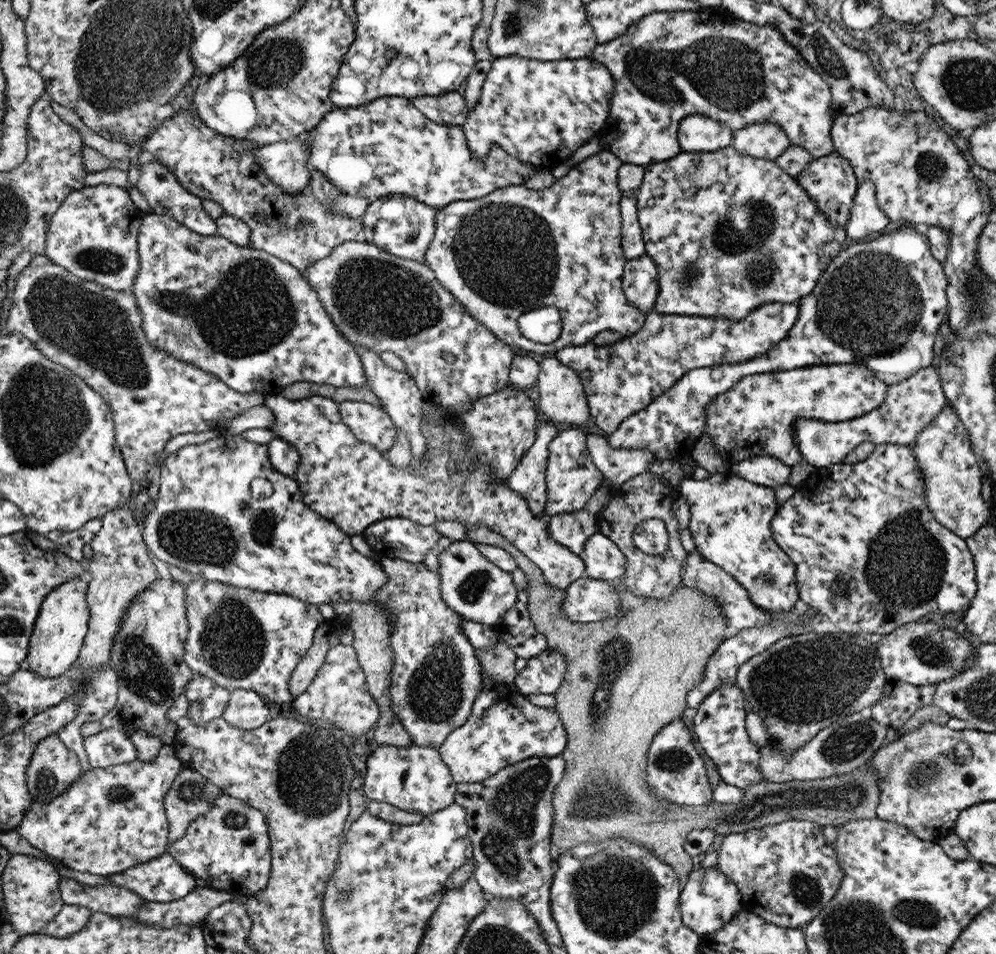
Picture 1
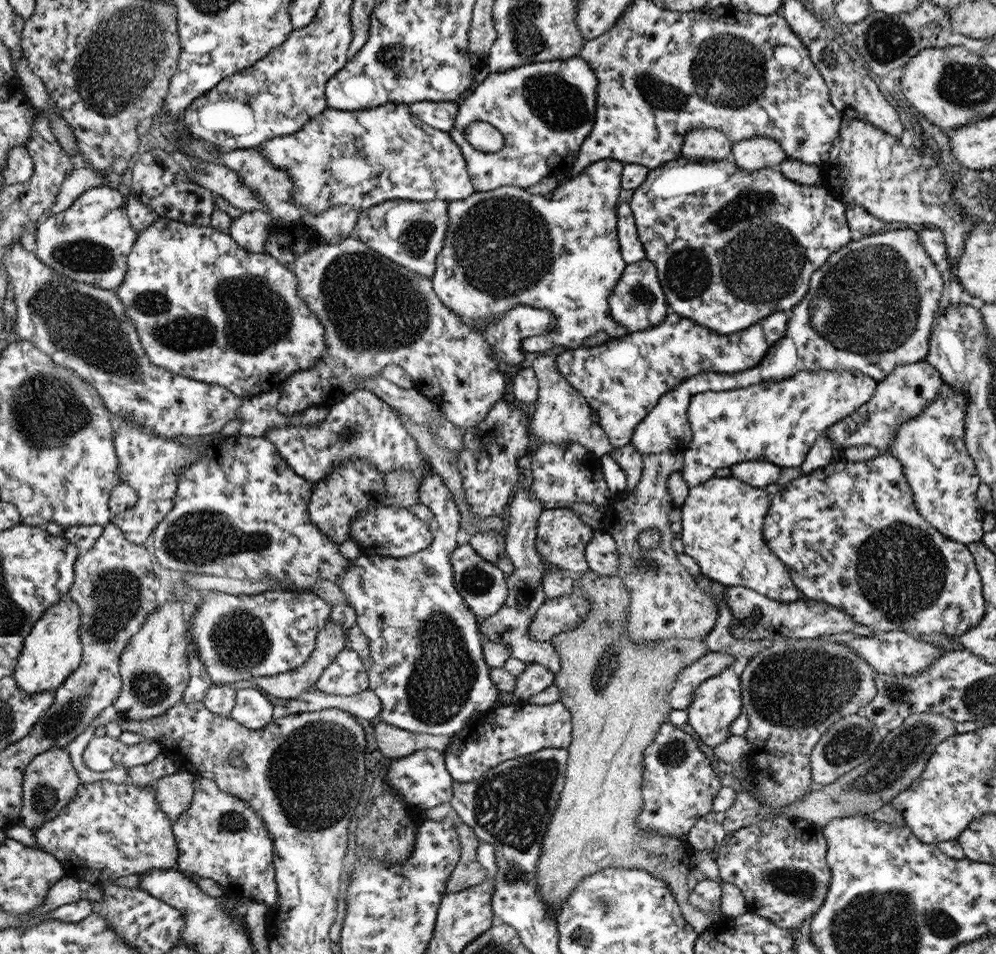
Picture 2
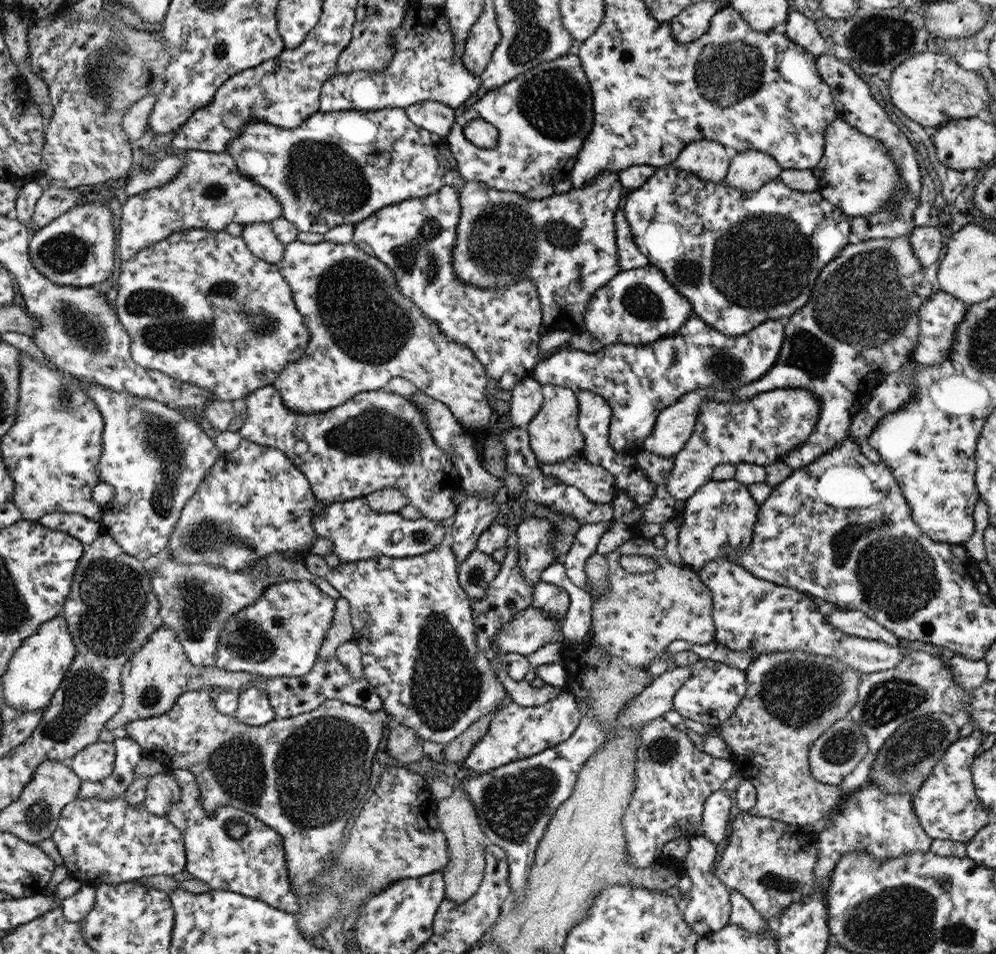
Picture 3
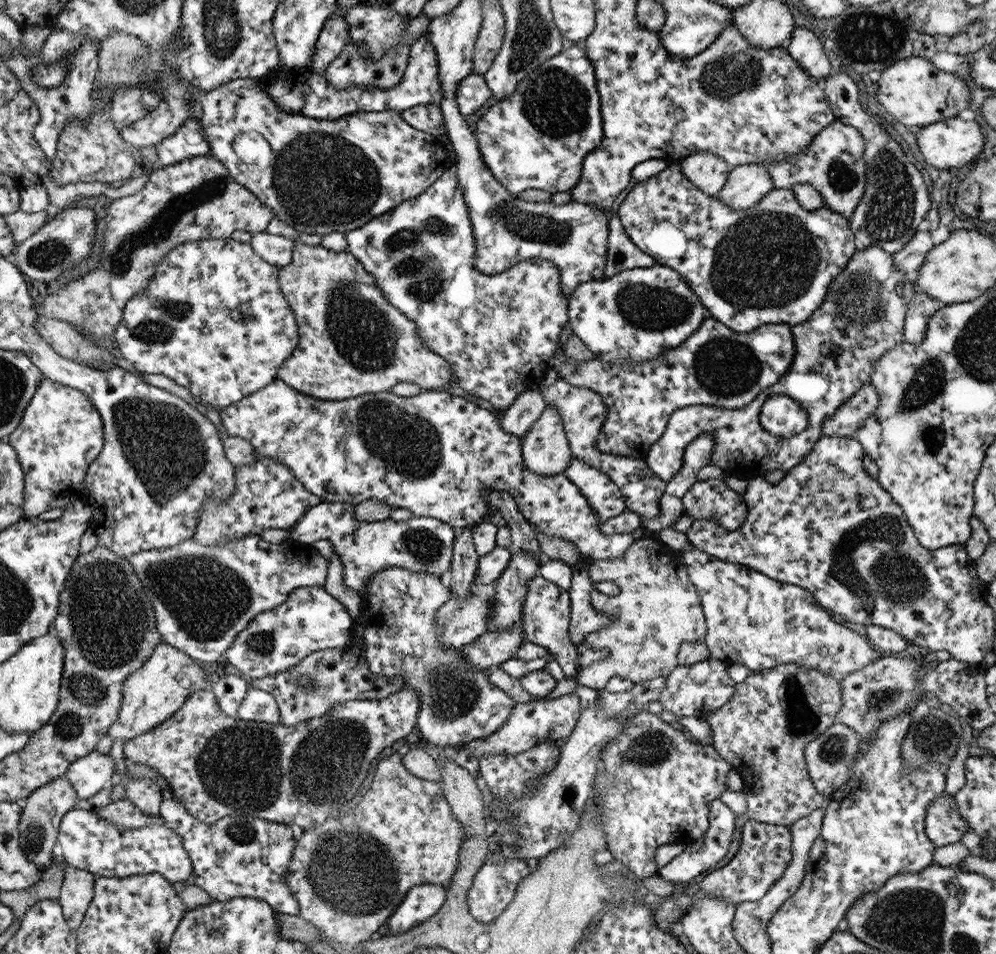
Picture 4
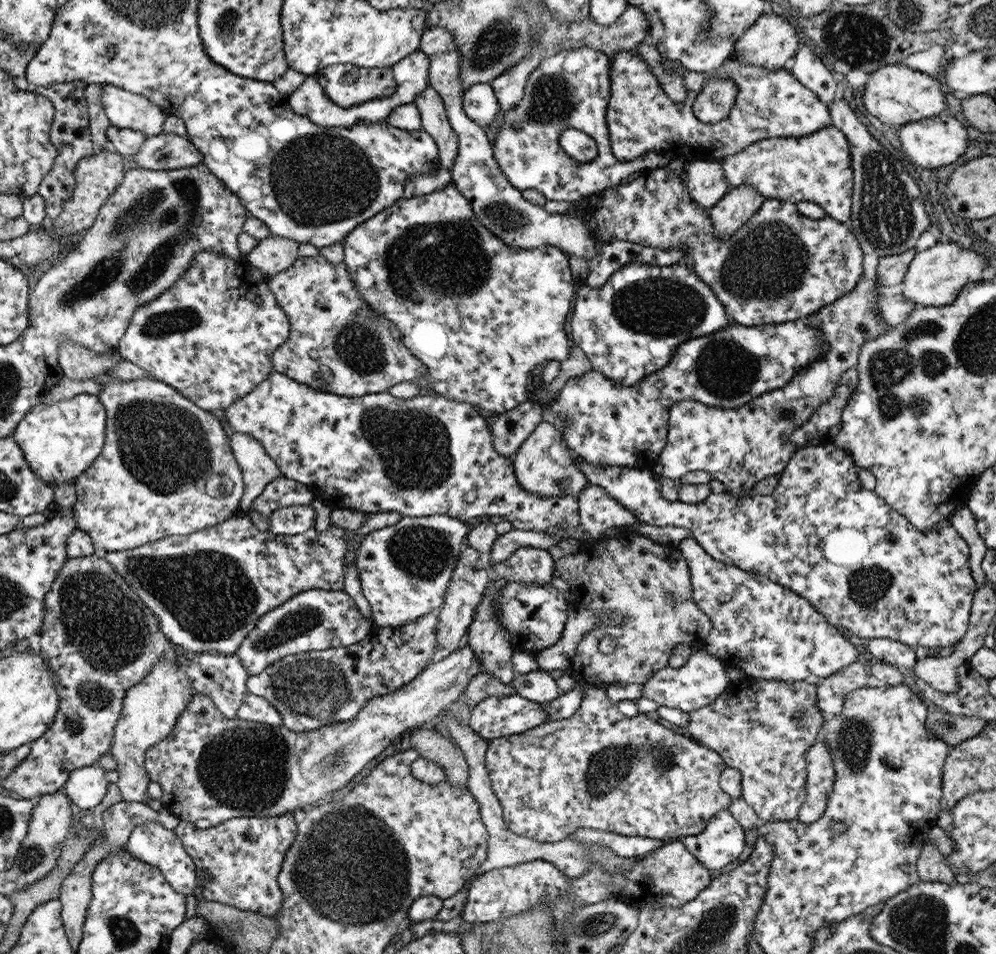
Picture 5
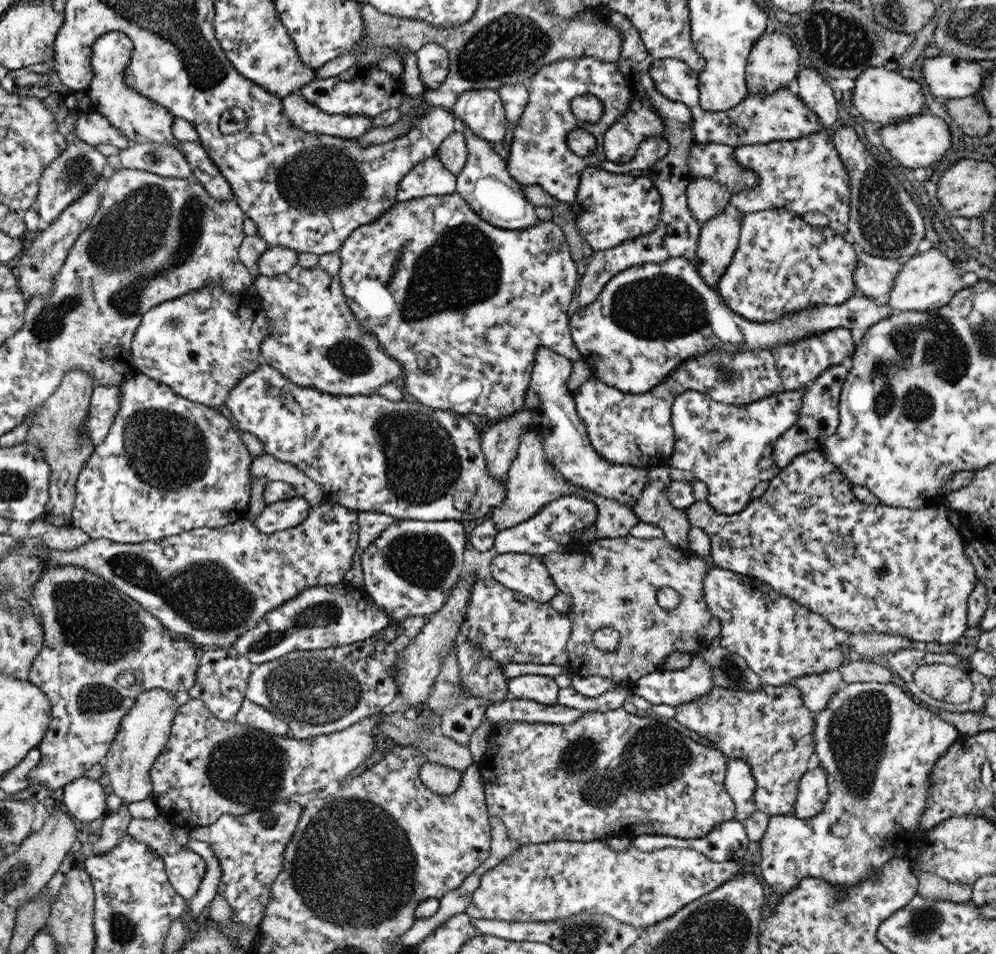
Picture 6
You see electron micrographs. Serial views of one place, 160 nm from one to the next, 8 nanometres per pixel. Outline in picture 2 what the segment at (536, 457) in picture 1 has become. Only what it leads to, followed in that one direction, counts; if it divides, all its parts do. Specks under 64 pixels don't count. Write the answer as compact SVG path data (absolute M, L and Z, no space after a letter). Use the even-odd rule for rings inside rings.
M519 484L503 514L507 532L505 534L505 556L512 560L512 566L515 567L514 572L507 576L510 593L503 608L498 613L478 621L478 627L480 632L491 641L507 646L511 657L518 658L526 664L538 663L547 666L557 675L561 669L561 663L555 646L551 645L551 641L535 641L529 633L536 611L547 600L546 592L543 590L543 578L547 574L547 567L539 557L537 547L538 520L545 509L540 500L534 498L532 492L523 489L523 486Z

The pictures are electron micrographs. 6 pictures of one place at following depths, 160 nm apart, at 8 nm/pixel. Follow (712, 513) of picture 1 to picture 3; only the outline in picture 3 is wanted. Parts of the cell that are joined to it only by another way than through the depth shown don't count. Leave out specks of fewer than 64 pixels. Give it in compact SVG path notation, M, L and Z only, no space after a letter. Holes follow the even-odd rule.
M710 480L693 496L685 500L683 523L679 527L678 551L682 563L696 570L712 561L728 559L730 551L748 551L759 505L750 495L746 485L732 480Z

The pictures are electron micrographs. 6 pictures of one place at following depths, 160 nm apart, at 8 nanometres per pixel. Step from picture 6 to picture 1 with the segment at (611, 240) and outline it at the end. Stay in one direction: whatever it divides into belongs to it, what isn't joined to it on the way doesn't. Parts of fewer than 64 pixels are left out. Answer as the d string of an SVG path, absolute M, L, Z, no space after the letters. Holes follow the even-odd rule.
M726 147L712 152L680 152L674 158L655 162L645 167L642 184L635 191L637 198L638 221L643 232L645 253L657 263L659 271L659 296L655 311L660 314L674 314L693 317L726 317L742 320L764 303L796 303L807 297L816 286L820 275L829 262L849 243L845 228L832 225L822 210L804 192L794 177L786 174L776 161L754 158L738 152L734 147Z

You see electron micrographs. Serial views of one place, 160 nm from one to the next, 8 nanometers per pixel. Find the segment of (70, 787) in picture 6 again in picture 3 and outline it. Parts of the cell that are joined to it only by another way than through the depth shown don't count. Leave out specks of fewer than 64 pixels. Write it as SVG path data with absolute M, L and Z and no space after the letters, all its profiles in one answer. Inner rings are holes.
M96 741L80 750L68 761L68 765L81 781L98 782L112 774L115 748L113 742Z

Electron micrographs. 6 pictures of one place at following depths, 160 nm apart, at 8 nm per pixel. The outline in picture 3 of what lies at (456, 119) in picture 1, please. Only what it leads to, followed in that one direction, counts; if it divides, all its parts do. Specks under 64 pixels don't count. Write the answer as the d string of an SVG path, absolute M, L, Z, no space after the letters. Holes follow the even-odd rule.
M434 101L419 102L416 105L407 106L405 110L408 118L416 126L444 138L454 126L457 117L451 106Z

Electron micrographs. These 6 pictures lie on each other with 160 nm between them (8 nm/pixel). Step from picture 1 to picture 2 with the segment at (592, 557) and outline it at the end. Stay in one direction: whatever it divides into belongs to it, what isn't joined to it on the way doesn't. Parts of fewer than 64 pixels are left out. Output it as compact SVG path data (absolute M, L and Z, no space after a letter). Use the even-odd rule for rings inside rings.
M594 532L585 548L589 570L600 576L614 576L619 572L619 545L609 532Z

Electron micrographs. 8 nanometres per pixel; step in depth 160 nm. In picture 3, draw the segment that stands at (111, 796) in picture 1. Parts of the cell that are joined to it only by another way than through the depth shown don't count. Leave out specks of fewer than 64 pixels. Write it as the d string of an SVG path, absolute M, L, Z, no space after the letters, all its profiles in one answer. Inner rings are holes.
M123 796L113 799L76 798L63 809L52 840L62 856L69 877L97 888L102 883L120 884L134 881L141 876L172 877L186 870L187 866L186 843L183 841L183 833L179 827L176 827L166 816L152 814L143 803L134 806L128 804Z

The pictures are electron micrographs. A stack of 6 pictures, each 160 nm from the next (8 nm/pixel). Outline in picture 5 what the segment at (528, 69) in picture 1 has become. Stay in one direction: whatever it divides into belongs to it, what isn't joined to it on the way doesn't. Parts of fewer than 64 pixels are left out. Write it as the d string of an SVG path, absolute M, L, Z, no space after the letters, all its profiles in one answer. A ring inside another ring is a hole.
M574 47L545 58L527 78L524 96L512 110L507 110L494 140L494 157L503 173L521 191L539 190L547 200L578 203L582 198L600 193L637 174L666 166L670 158L646 153L625 164L615 157L609 141L606 109L610 98L610 61L603 51L592 47ZM567 128L576 128L594 138L598 156L593 164L570 157L558 139Z

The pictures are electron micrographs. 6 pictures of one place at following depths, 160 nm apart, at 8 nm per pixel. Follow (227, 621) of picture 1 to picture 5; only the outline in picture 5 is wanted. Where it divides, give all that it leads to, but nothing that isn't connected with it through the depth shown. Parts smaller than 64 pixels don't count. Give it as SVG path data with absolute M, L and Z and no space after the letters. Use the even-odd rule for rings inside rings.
M310 589L295 594L283 605L264 614L255 628L248 632L235 655L242 659L250 676L254 676L288 655L356 644L372 628L376 628L374 622L362 613L355 599L345 590Z

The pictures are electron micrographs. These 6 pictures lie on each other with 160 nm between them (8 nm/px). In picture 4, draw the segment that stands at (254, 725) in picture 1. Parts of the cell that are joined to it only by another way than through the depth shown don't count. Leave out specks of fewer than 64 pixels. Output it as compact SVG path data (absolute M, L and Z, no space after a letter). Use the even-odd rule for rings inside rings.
M252 686L247 691L247 696L239 706L238 718L268 724L280 722L279 705L275 702L275 696Z

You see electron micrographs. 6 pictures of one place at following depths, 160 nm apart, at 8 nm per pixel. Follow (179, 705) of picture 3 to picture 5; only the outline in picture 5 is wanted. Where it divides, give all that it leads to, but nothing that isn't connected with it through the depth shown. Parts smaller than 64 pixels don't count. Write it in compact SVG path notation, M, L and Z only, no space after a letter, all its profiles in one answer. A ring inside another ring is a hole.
M465 644L463 649L455 650L444 660L433 661L416 680L396 693L372 698L354 720L332 722L308 733L288 730L284 725L266 726L239 716L228 719L207 695L194 694L170 736L157 742L146 754L145 766L151 781L162 787L162 797L157 803L181 821L193 822L201 829L211 829L228 818L282 816L295 810L305 810L327 794L338 796L346 791L350 780L360 774L366 764L384 750L384 746L400 737L402 732L410 732L410 728L418 728L444 712L448 705L458 700L469 680L478 672L481 672L481 660Z

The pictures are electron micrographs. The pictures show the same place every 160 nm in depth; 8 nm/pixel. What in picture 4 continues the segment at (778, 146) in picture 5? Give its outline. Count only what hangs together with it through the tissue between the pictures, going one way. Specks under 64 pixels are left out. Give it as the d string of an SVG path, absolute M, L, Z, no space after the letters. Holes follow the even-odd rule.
M834 120L816 134L810 146L803 152L785 156L783 160L765 160L758 163L769 170L774 188L791 189L796 183L808 183L822 195L826 207L850 220L865 193L867 170L864 153L864 137L853 126Z

